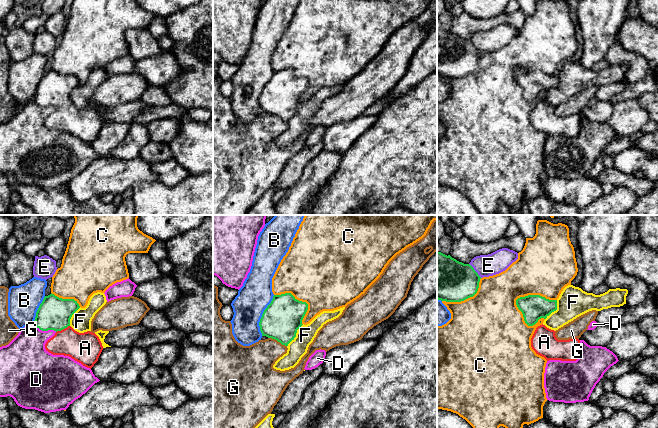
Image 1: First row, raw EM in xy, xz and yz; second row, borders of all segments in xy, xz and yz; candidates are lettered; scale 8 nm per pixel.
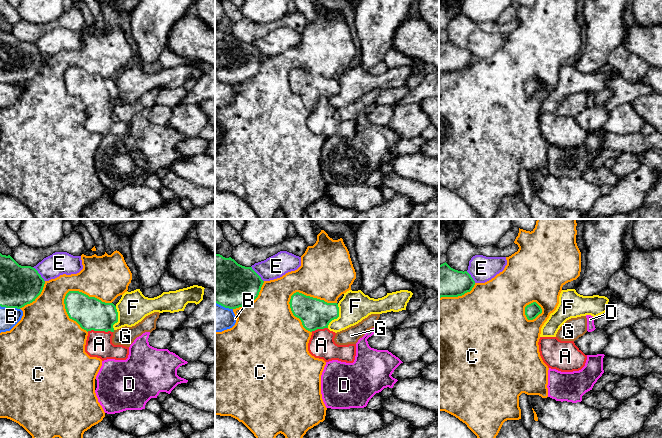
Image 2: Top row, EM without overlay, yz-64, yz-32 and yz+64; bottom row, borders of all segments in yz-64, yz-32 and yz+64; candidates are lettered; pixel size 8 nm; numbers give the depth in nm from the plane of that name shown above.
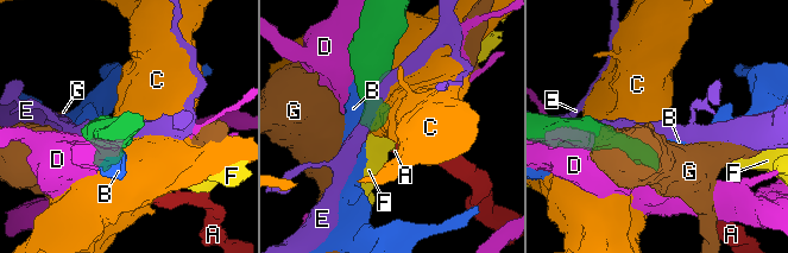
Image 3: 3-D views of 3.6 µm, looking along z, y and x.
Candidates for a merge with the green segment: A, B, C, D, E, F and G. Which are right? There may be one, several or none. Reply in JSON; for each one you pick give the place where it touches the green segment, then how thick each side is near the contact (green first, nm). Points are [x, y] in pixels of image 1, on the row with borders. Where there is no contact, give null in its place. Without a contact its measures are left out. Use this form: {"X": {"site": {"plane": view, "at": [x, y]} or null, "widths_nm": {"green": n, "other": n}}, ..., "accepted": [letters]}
{"A": {"site": {"plane": "xy", "at": [62, 329]}, "widths_nm": {"green": 260, "other": 260}}, "accepted": ["A"]}

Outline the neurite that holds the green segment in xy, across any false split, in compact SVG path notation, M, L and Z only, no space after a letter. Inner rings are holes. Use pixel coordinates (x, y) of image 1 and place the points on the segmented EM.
M51 293L44 297L33 324L42 331L56 332L46 342L46 351L69 356L91 369L98 361L103 346L95 333L79 333L70 326L70 319L79 308L74 299L62 299Z

